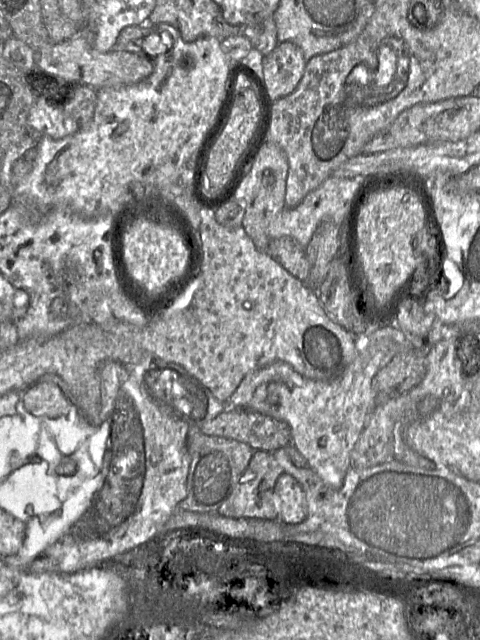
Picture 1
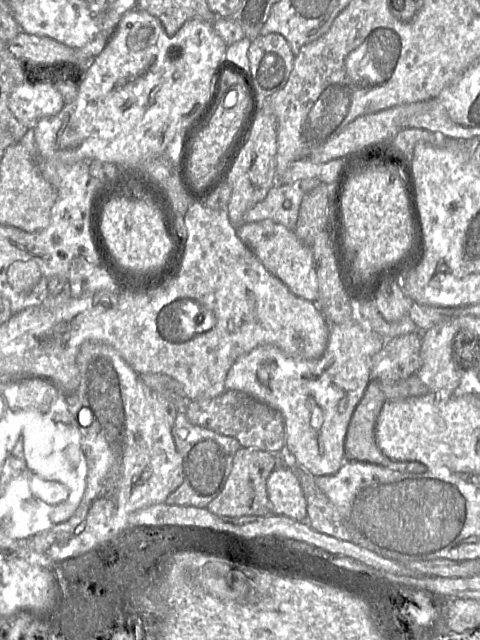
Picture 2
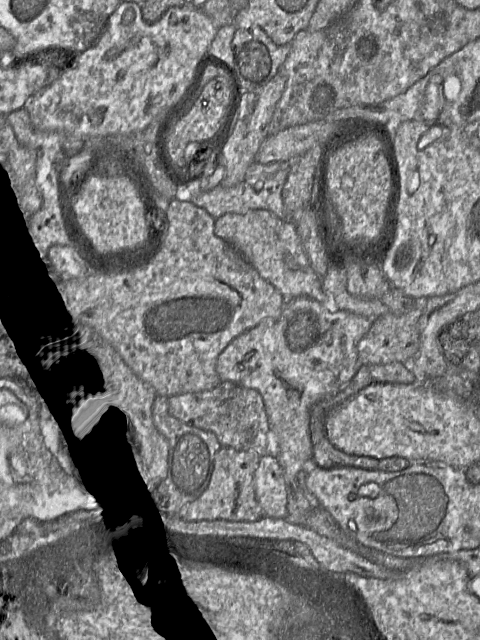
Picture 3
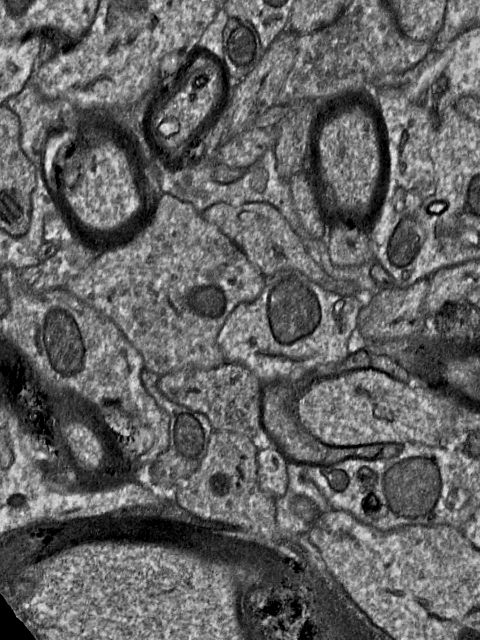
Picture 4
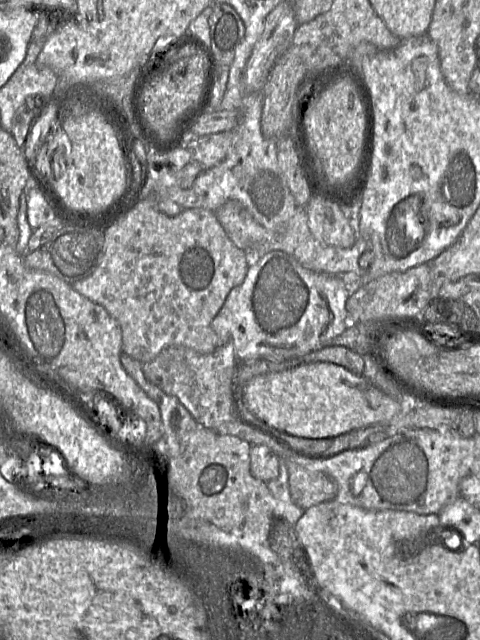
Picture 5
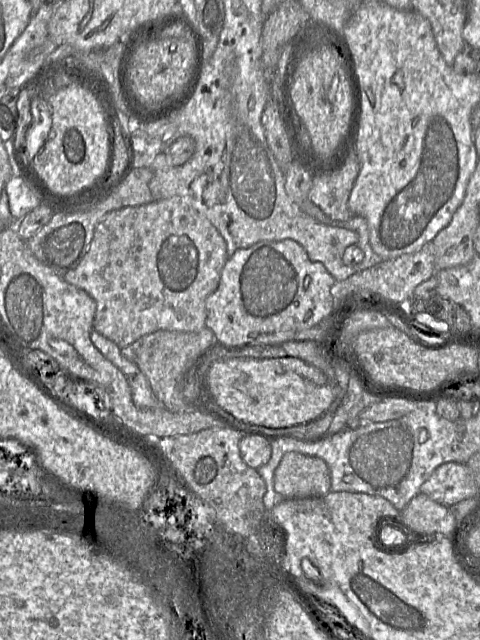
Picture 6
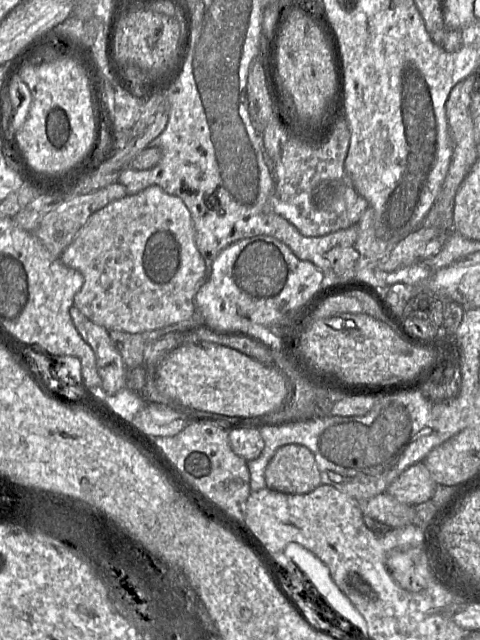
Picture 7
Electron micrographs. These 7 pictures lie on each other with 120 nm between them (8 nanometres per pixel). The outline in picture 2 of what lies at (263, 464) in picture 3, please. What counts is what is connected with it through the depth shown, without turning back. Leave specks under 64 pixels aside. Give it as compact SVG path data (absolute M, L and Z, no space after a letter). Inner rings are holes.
M279 465L274 469L266 486L274 514L306 521L307 501L298 478L288 467Z

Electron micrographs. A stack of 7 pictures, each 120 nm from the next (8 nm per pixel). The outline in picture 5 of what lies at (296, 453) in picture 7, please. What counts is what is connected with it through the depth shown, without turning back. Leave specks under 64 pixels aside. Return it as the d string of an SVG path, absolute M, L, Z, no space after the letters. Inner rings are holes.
M287 461L287 468L291 498L302 509L335 499L337 483L331 476L307 470L292 461Z

